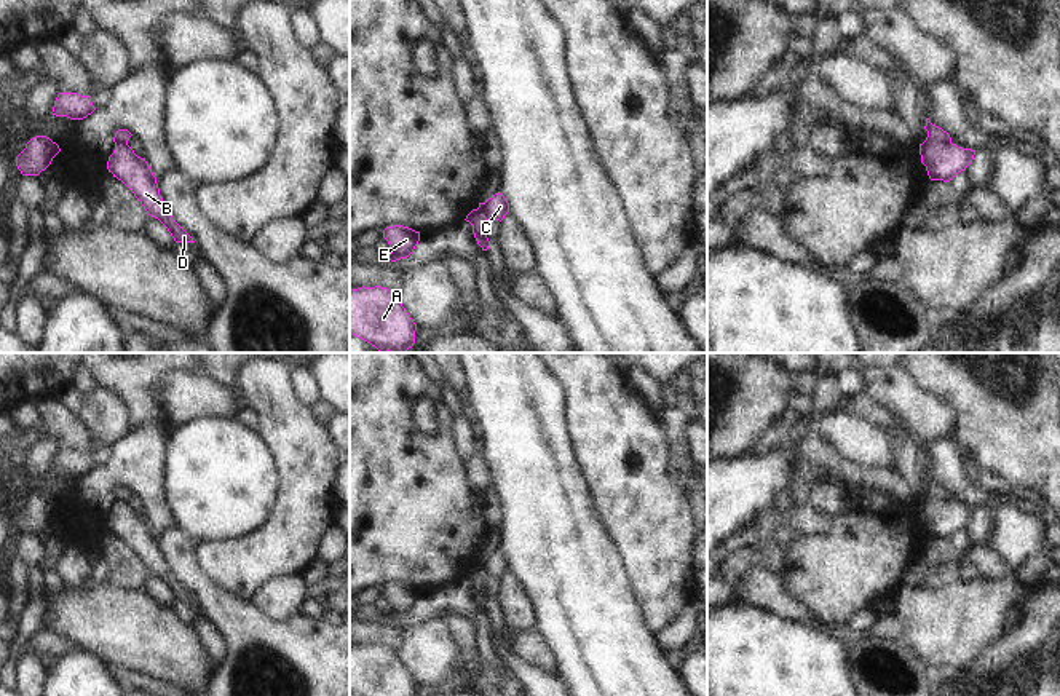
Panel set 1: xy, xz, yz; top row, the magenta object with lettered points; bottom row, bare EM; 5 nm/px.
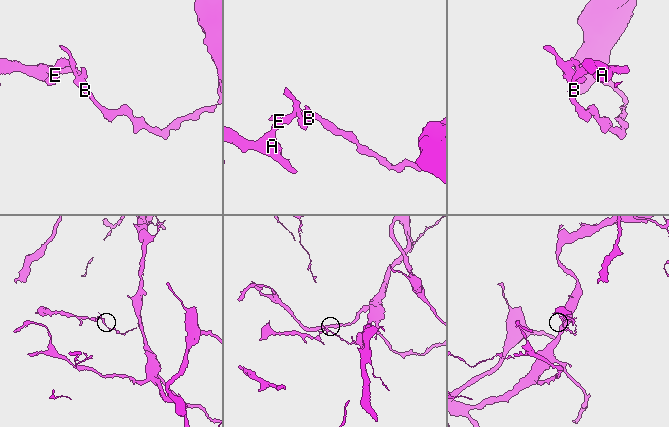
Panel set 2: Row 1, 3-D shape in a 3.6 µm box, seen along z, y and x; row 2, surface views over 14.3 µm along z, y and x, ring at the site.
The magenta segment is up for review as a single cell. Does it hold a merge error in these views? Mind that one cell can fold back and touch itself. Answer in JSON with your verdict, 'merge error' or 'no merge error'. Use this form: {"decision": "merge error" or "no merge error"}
{"decision": "merge error"}

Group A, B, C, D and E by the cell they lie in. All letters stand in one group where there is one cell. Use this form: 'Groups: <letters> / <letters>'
Groups: A E / B C D

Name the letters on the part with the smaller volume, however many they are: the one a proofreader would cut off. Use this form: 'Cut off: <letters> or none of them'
Cut off: A, E

